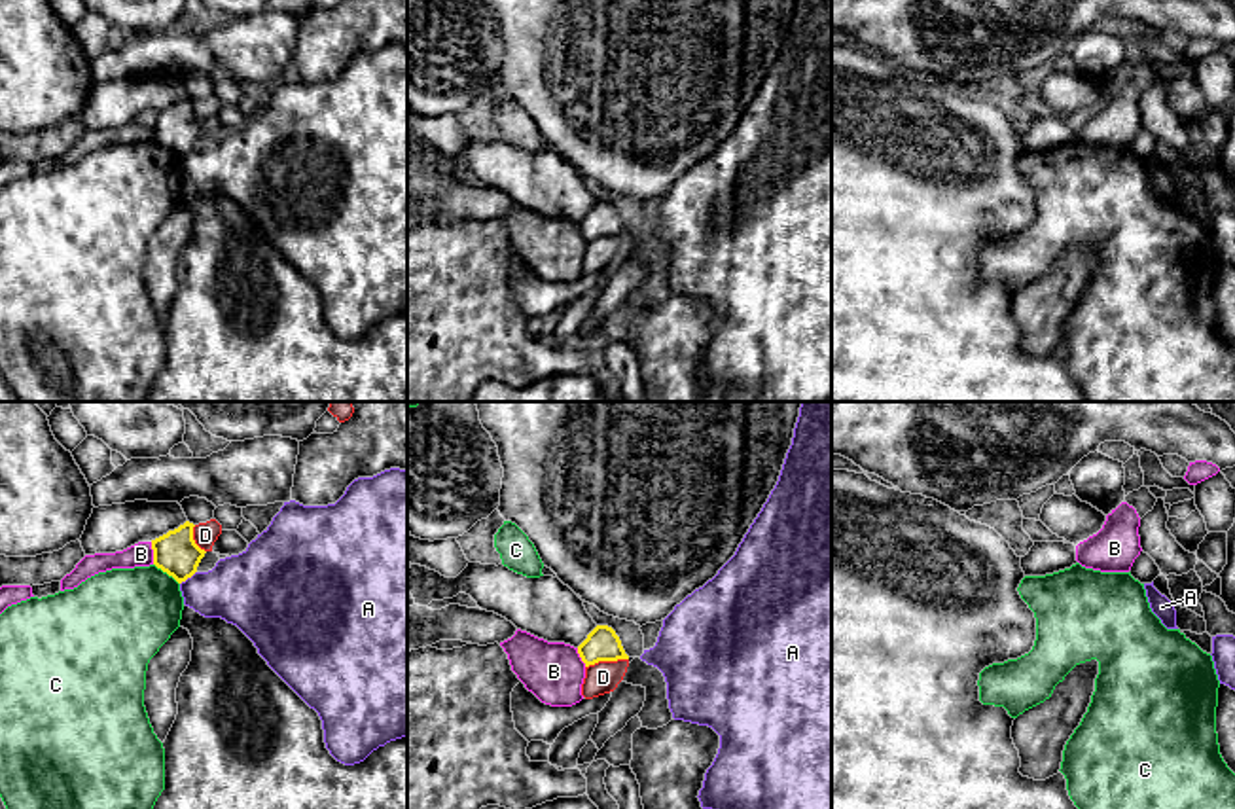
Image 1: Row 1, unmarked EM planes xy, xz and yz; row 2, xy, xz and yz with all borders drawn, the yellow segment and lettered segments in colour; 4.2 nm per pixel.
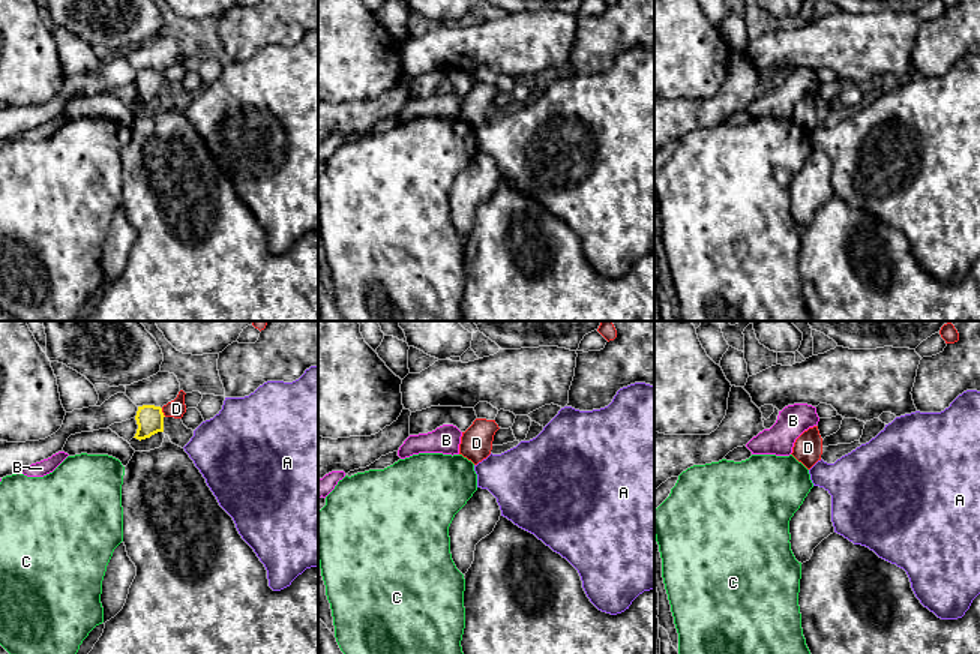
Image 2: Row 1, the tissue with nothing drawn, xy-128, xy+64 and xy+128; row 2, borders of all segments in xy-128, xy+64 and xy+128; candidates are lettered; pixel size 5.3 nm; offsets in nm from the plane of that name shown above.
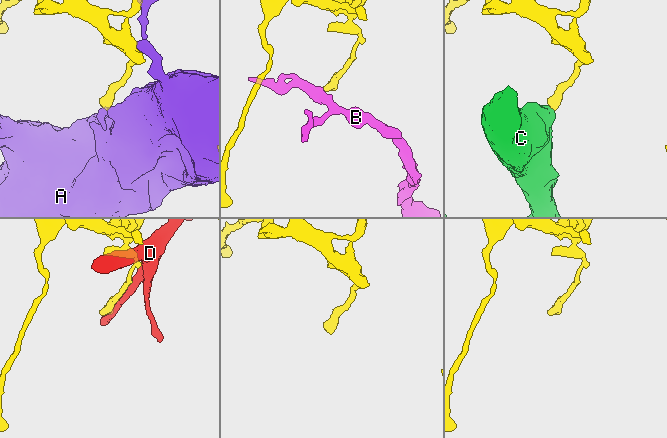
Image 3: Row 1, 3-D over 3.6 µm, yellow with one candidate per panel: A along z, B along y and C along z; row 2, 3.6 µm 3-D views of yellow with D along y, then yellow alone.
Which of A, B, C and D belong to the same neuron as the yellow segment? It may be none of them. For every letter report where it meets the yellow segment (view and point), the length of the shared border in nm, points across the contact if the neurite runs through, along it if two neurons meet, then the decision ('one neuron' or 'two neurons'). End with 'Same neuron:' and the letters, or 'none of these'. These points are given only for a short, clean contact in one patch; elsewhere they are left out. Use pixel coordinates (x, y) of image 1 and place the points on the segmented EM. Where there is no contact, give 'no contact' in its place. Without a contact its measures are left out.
A: xy (188, 576) | 90 nm | two neurons
B: xy (154, 554) | 100 nm | along xy (150, 542), (154, 563) | two neurons
C: xy (167, 573) | 140 nm | two neurons
D: xz (607, 660) | 190 nm | two neurons
Same neuron: none of these

